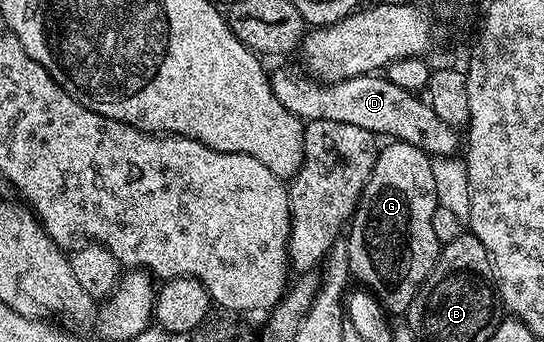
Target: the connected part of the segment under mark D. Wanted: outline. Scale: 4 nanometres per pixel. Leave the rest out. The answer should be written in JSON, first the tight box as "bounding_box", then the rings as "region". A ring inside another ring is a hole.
{"bounding_box":[270,73,459,159],"region":[[[298,73],[273,74],[270,86],[276,99],[280,99],[280,103],[284,103],[284,107],[292,111],[292,115],[302,118],[303,122],[352,123],[352,127],[364,127],[364,131],[369,133],[387,133],[387,138],[412,143],[412,147],[421,147],[434,159],[453,157],[459,152],[459,134],[448,123],[444,123],[444,119],[440,119],[421,96],[396,86],[385,75],[367,75],[323,83]]]}

